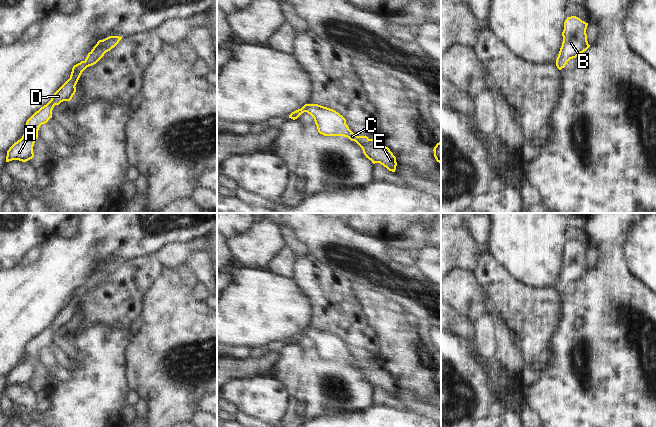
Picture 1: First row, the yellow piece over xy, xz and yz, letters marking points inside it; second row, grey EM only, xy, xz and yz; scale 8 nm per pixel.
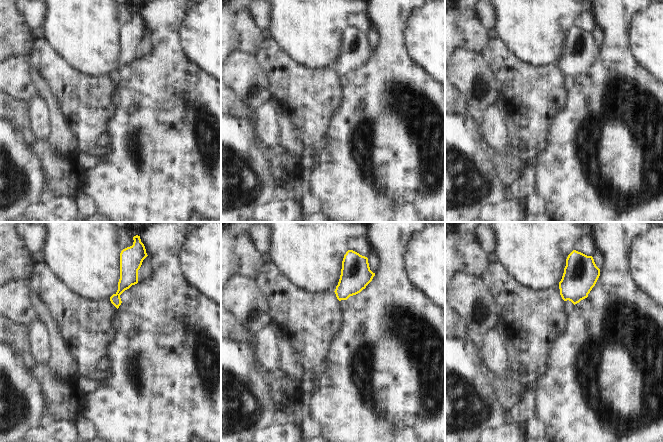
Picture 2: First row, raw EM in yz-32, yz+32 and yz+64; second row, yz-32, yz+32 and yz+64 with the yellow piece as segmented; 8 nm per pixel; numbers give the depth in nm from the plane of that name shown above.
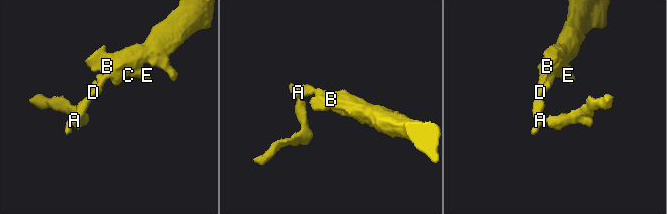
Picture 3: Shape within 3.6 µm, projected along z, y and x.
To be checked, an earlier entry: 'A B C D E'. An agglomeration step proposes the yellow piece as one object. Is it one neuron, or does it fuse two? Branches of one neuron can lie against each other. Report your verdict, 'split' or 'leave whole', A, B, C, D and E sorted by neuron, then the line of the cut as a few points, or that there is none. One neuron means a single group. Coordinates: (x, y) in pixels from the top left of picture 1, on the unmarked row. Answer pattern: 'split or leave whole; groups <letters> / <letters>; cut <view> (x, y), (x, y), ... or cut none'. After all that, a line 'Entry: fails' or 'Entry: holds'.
leave whole; groups A B C D E; cut none
Entry: holds

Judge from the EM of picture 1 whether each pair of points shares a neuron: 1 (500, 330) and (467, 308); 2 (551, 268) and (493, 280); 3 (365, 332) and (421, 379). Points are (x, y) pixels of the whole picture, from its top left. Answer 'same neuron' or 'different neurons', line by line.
1: different neurons
2: different neurons
3: different neurons

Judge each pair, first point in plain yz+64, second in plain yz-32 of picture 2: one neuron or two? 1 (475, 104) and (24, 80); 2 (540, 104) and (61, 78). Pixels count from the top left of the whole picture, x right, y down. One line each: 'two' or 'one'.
1: one
2: one

